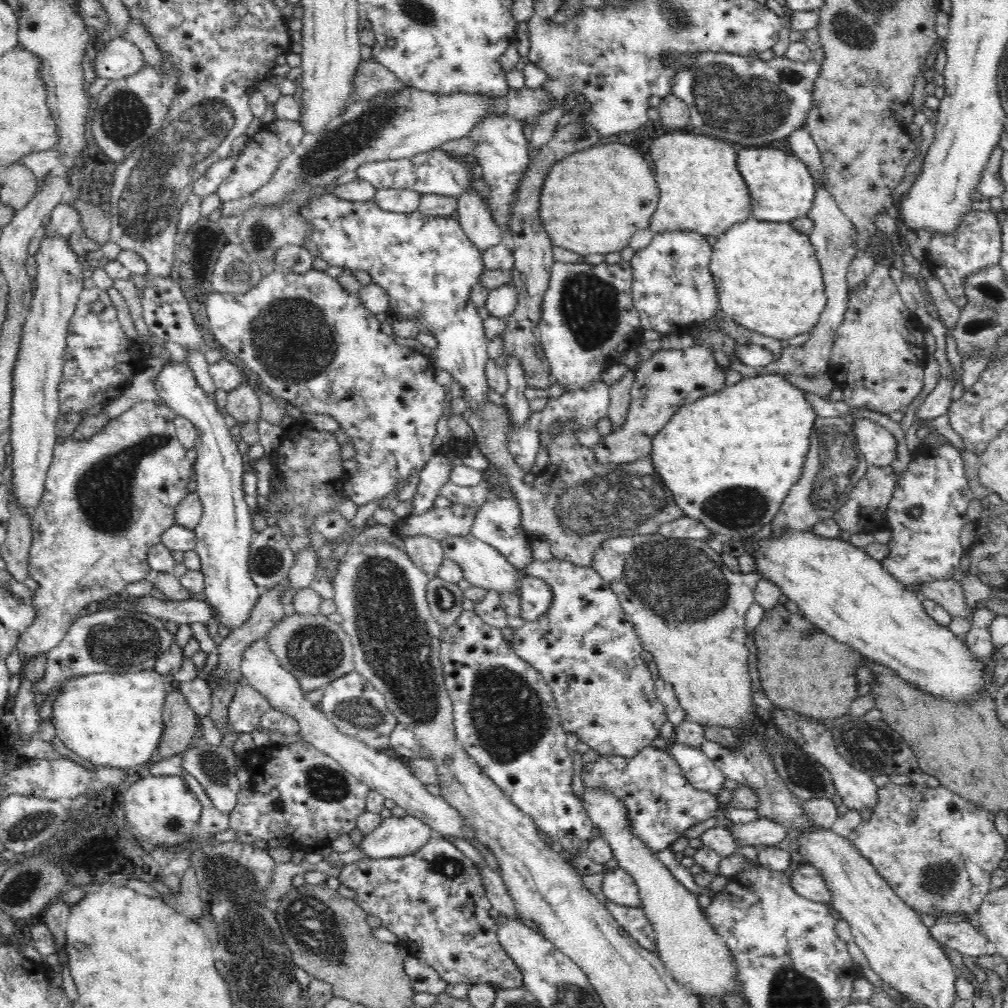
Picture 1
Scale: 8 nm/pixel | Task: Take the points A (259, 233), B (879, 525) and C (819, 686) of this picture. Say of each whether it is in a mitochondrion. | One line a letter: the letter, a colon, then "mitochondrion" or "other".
A: mitochondrion
B: other
C: other

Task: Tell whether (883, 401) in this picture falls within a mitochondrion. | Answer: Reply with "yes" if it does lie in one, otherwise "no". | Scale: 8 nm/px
no

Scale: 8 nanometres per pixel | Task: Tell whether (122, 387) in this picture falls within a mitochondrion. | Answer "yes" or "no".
no

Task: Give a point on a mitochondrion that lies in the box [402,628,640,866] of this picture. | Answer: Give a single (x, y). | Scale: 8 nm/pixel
(509, 714)

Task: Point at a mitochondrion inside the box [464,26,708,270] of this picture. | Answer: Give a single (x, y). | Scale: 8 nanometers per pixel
(580, 134)

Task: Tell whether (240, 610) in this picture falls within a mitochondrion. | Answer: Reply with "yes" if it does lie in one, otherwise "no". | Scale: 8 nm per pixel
no

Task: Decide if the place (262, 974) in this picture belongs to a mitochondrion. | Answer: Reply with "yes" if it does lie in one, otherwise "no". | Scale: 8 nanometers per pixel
yes

